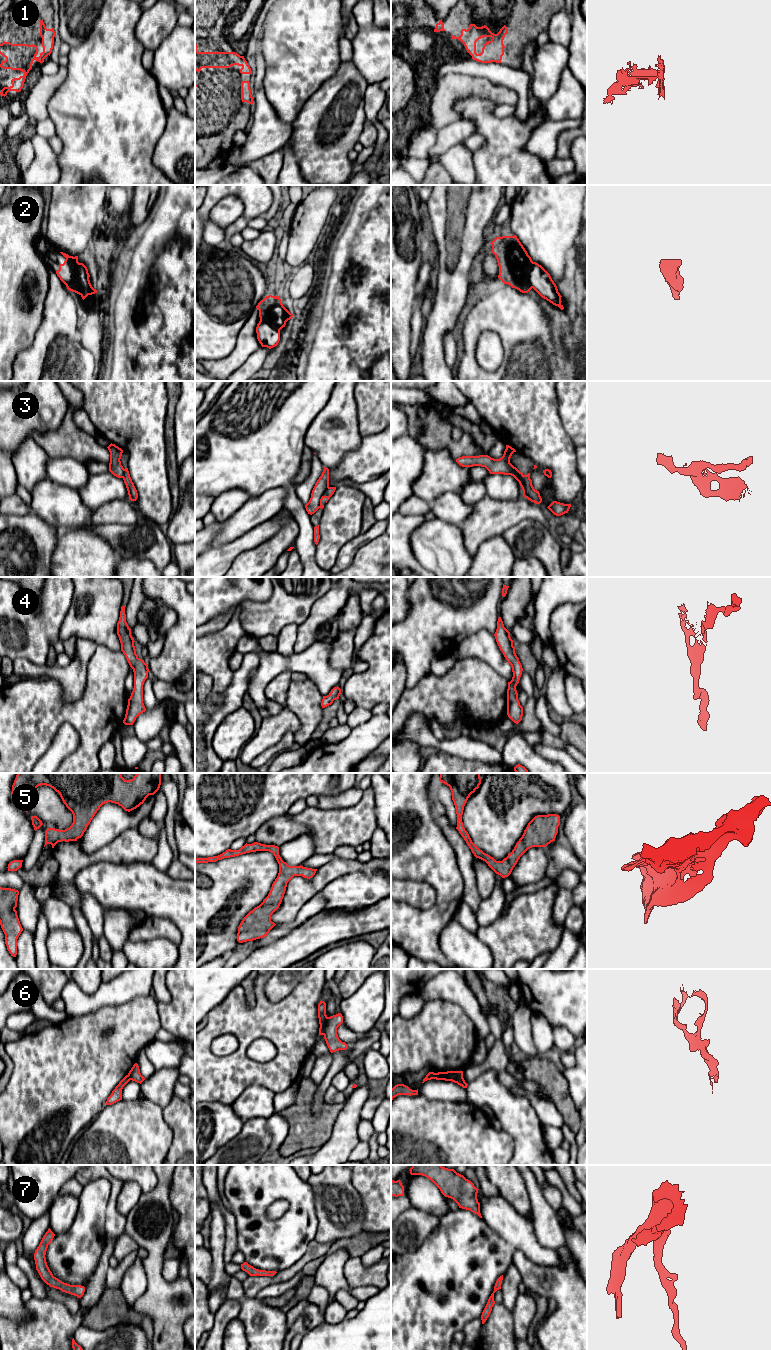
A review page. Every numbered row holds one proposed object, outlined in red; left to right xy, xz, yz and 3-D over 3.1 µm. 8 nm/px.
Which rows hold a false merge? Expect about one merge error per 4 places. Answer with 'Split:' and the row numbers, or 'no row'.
Split: 2, 3, 6

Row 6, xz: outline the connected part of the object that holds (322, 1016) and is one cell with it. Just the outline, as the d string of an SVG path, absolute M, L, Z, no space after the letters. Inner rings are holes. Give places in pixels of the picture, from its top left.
M320 1001L318 1004L318 1018L319 1018L319 1035L324 1034L324 1028L326 1025L327 1015L326 1015L326 1003L324 1001Z

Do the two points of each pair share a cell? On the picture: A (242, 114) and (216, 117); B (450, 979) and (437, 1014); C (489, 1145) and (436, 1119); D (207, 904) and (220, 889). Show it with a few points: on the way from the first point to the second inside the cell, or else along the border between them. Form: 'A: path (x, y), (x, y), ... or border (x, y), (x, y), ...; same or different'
A: path (236, 114), (222, 114); same
B: border (425, 1000), (447, 1000), (458, 1004), (464, 1009); different
C: path (476, 1145), (462, 1145), (449, 1132); same
D: path (211, 900), (218, 893); same

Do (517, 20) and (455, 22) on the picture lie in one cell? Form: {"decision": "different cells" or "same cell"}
{"decision": "same cell"}

